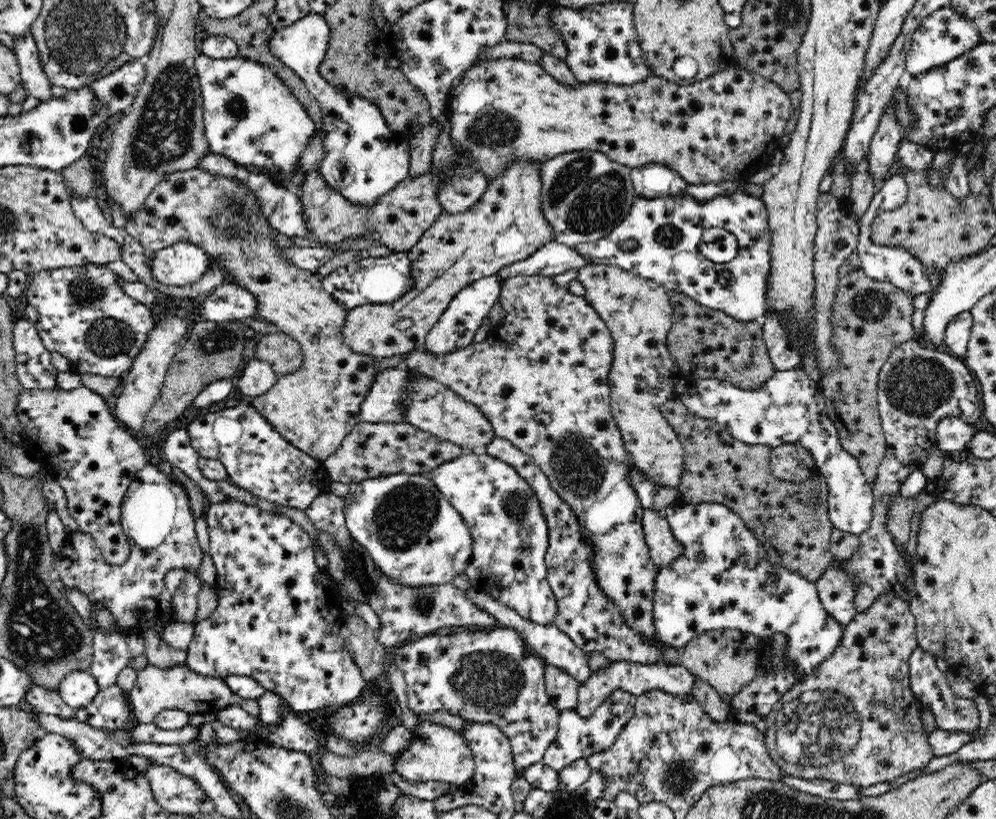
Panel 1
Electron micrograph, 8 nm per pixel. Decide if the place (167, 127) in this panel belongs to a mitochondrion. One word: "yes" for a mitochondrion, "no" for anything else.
yes

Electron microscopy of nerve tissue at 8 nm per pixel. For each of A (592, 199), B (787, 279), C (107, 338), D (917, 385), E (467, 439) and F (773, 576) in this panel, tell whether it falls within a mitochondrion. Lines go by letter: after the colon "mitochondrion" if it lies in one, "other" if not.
A: mitochondrion
B: other
C: mitochondrion
D: mitochondrion
E: other
F: other

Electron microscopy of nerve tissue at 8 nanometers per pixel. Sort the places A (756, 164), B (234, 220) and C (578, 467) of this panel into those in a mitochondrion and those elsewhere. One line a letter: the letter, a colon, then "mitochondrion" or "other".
A: other
B: mitochondrion
C: mitochondrion

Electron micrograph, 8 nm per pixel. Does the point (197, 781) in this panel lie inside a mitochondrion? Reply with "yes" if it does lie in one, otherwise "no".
no

